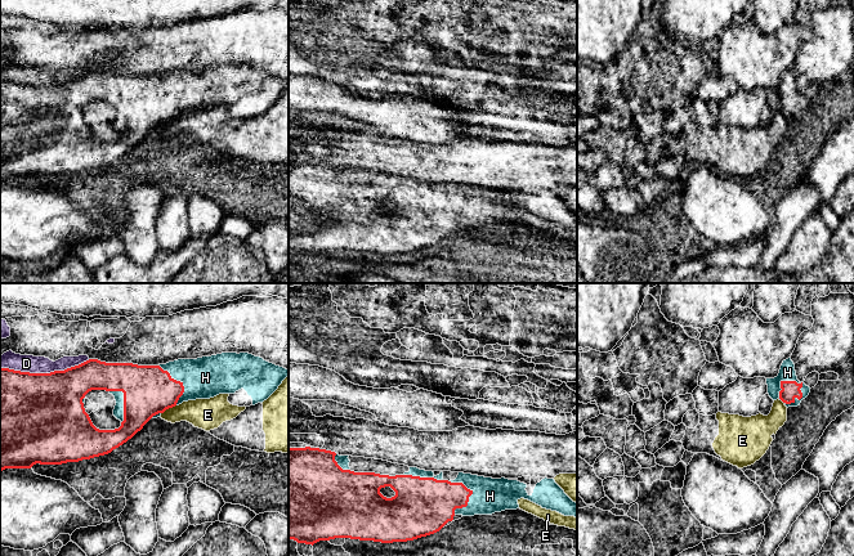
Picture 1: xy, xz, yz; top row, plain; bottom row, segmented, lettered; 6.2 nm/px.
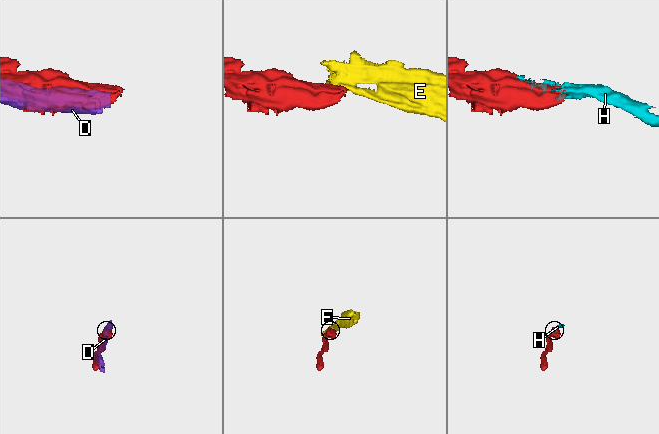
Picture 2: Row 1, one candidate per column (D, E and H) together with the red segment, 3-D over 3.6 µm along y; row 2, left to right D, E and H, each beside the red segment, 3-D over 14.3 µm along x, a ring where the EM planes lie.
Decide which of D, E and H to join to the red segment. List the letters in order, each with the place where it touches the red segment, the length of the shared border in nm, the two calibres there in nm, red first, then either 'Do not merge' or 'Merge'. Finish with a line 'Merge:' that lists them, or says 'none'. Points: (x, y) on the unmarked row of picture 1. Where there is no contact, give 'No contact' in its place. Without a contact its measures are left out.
D: Touches red at xy (44, 85). Shared border 550 nm. Thickness 500 nm (red) against 110 nm. Do not merge
E: Touches red at xy (168, 120). Shared border 110 nm. Thickness 320 nm (red) against 190 nm. Do not merge
H: Touches red at yz (795, 93). Shared border 190 nm. Thickness 110 nm (red) against 100 nm. Merge
Merge: H

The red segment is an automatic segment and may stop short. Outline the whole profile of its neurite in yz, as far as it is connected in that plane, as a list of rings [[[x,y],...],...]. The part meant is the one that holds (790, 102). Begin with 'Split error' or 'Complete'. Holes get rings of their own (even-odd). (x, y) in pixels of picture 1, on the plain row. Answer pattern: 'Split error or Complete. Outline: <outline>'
Split error. Outline: [[[791,70],[783,72],[777,89],[766,90],[766,97],[769,108],[782,112],[787,120],[800,117],[810,104],[810,99],[797,91]]]

